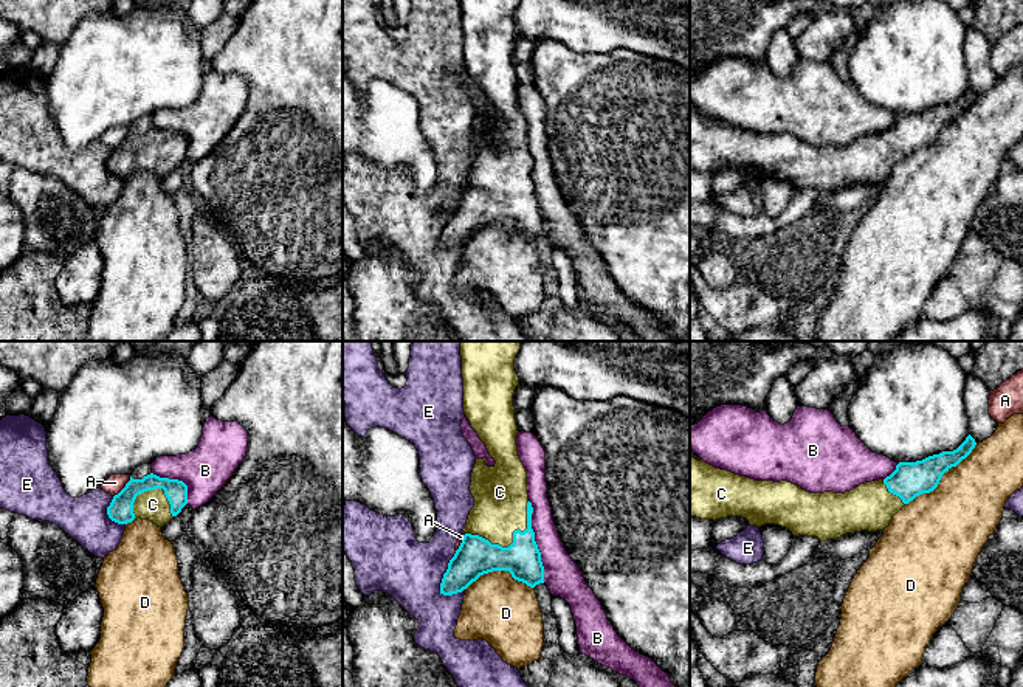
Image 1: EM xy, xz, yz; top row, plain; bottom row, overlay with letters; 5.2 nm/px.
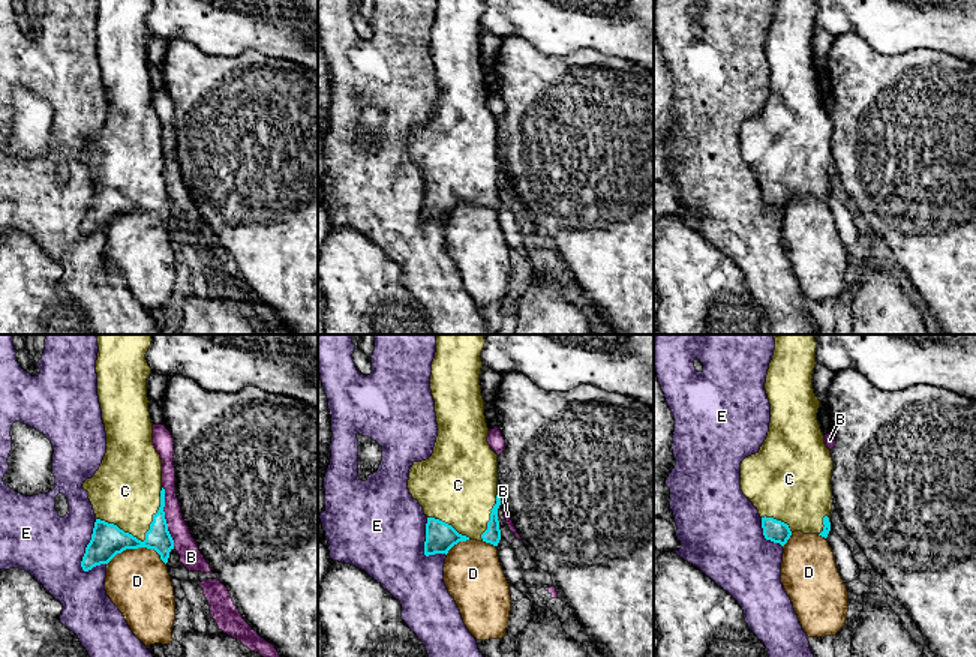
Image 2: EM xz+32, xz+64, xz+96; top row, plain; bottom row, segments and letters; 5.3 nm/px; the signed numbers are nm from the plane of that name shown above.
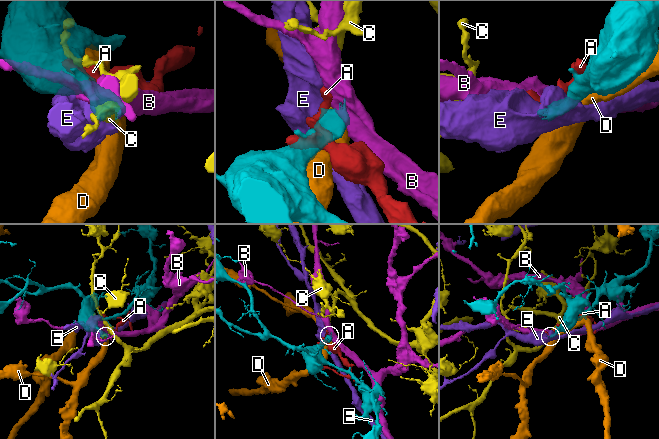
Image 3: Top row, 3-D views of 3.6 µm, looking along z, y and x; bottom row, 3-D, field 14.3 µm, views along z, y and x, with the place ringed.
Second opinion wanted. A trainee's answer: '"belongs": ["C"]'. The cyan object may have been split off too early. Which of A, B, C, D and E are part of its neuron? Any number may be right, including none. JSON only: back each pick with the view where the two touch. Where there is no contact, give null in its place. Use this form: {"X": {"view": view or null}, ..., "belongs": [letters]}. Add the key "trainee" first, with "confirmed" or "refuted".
{"trainee": "confirmed", "C": {"view": "xz"}, "belongs": ["C"]}

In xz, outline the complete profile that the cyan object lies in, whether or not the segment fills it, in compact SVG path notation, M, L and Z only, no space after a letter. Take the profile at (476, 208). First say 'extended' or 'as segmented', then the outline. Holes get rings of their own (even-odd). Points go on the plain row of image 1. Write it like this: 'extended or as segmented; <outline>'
extended; M460 0L463 65L496 116L488 119L487 110L476 110L470 138L474 160L470 163L462 195L443 226L440 236L440 247L443 248L462 245L480 228L493 223L508 223L515 233L530 240L544 236L541 205L532 181L533 160L529 154L527 124L518 109L516 98L519 84L515 71L513 45L519 37L515 23L519 2Z

